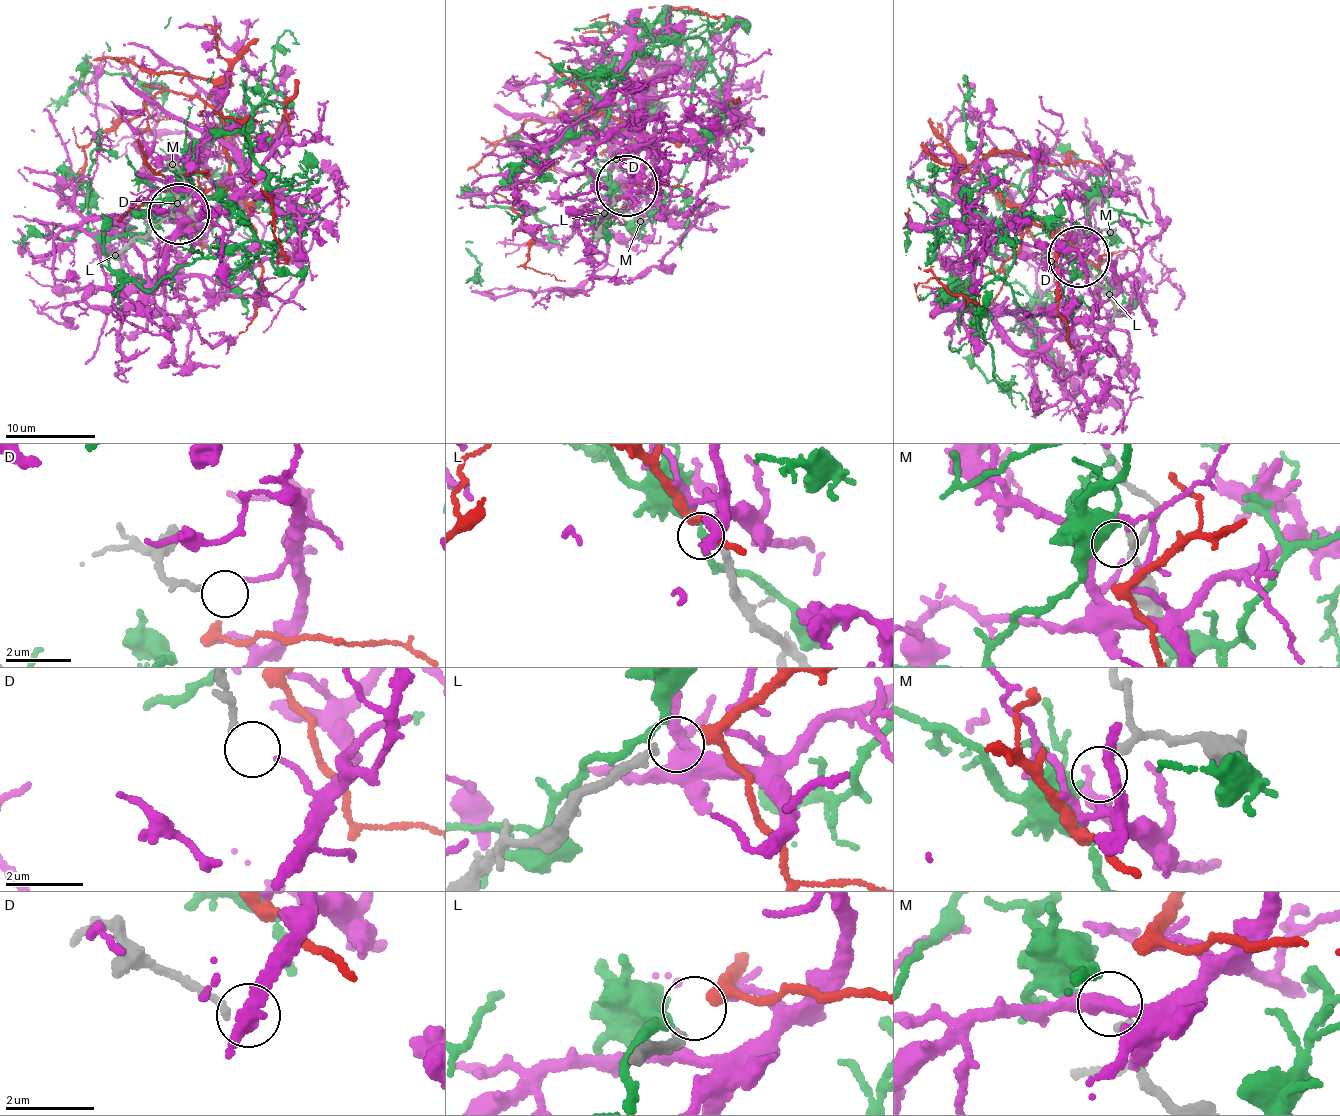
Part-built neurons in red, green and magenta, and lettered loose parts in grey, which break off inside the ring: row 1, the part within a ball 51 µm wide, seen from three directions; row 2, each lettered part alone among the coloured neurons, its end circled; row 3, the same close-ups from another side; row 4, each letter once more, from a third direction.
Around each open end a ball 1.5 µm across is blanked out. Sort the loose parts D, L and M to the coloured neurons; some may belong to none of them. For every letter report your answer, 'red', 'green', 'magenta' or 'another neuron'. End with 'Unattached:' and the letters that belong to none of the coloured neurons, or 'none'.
D: magenta
L: red
M: another neuron
Unattached: M

